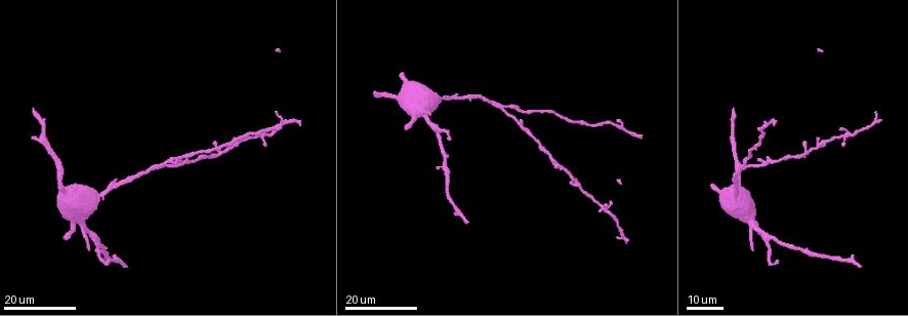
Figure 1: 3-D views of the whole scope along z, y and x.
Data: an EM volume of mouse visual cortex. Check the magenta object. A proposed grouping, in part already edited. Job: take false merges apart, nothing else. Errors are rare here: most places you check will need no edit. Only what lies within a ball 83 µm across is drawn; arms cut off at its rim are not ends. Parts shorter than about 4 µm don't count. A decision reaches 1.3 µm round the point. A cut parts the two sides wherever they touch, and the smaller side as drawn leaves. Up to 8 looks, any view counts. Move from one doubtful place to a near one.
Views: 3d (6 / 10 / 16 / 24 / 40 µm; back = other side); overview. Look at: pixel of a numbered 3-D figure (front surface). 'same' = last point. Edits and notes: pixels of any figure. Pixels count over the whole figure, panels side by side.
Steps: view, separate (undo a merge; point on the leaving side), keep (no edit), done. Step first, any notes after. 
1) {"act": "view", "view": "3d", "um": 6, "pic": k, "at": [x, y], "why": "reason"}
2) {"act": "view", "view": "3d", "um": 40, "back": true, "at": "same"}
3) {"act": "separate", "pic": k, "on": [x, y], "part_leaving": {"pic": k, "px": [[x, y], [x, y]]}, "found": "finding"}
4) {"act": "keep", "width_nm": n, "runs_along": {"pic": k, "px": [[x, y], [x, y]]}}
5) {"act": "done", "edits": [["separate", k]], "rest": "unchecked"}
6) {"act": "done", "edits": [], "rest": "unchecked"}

{"act": "view", "view": "3d", "um": 24, "pic": 1, "at": [95, 241]}

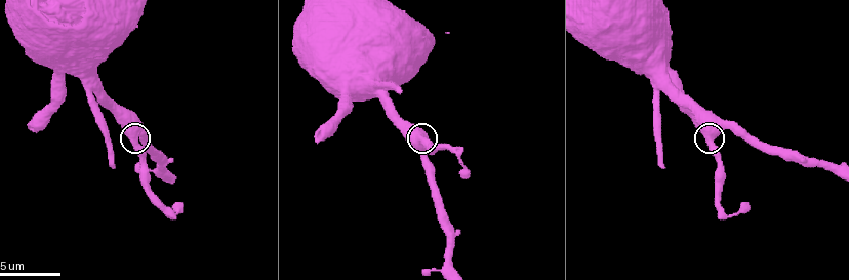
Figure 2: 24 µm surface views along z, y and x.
{"act": "view", "view": "3d", "um": 6, "pic": 2, "at": [713, 137]}

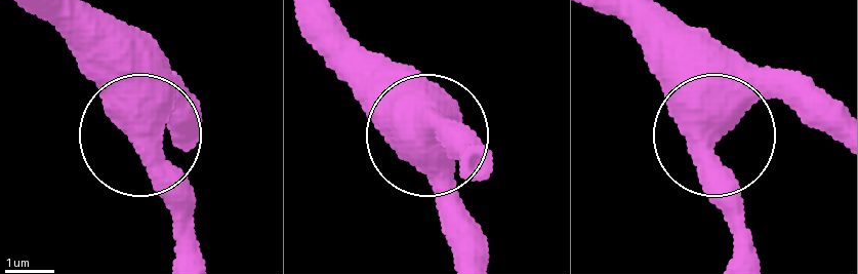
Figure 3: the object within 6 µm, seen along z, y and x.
{"act": "view", "view": "3d", "um": 6, "back": true, "pic": 3, "at": [715, 131]}

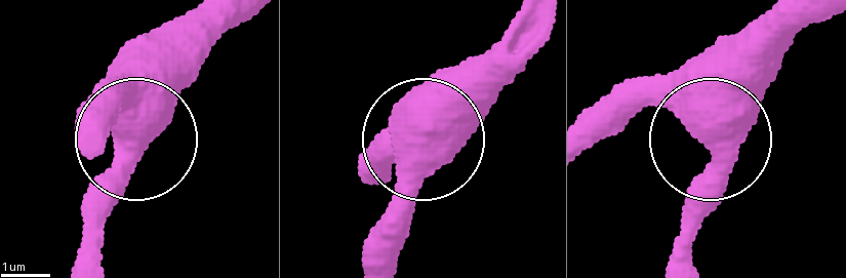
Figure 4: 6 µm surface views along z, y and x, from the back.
{"act": "keep", "runs_along": {"pic": 4, "px": [[813, 21], [720, 144], [691, 266]]}, "found": "one neuron here"}

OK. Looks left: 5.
{"act": "view", "view": "3d", "um": 10, "pic": 2, "at": [664, 89], "why": "arms part here"}

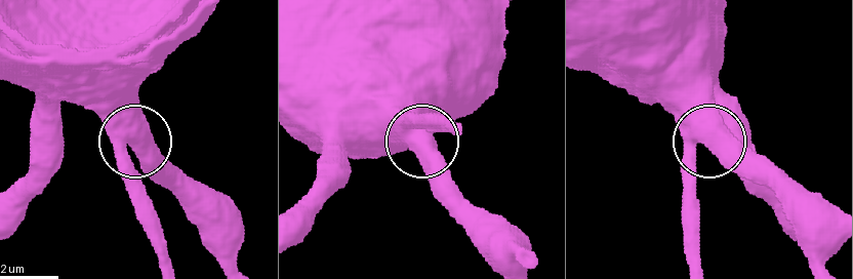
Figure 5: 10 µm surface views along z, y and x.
{"act": "keep", "arms": 3, "runs_along": {"pic": 5, "px": [[127, 44], [127, 125], [135, 142], [127, 176], [135, 218]]}, "found": "all the same neuron"}

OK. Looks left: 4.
{"act": "view", "view": "3d", "um": 16, "pic": 1, "at": [160, 167], "why": "a fork"}

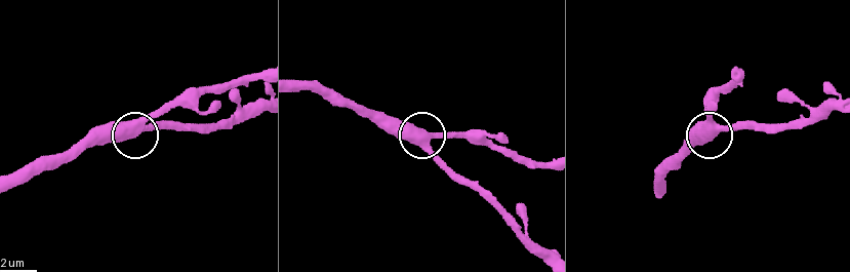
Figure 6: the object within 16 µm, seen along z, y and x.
{"act": "view", "view": "3d", "um": 6, "pic": 6, "at": [425, 143], "why": "closer look"}

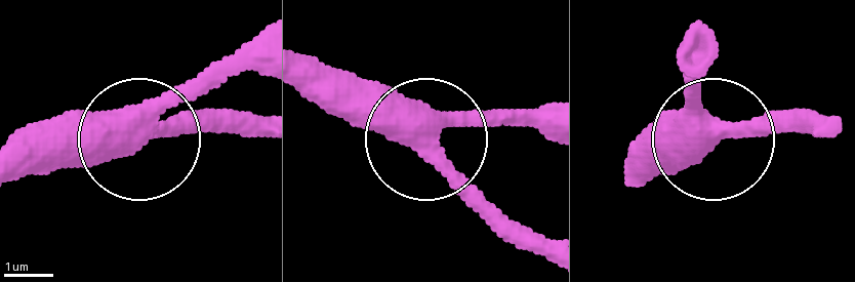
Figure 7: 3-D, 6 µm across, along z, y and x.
{"act": "keep", "side_arm_um": 48, "arms": 3, "found": "one neuron here"}

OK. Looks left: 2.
{"act": "view", "view": "3d", "um": 16, "pic": 1, "at": [847, 131]}

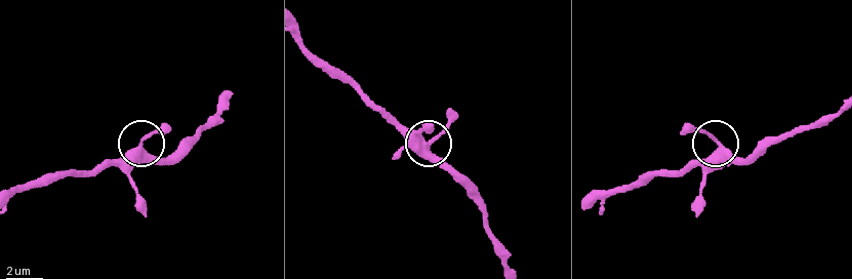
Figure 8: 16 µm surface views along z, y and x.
{"act": "view", "view": "3d", "um": 6, "pic": 8, "at": [721, 143], "why": "zoom in"}

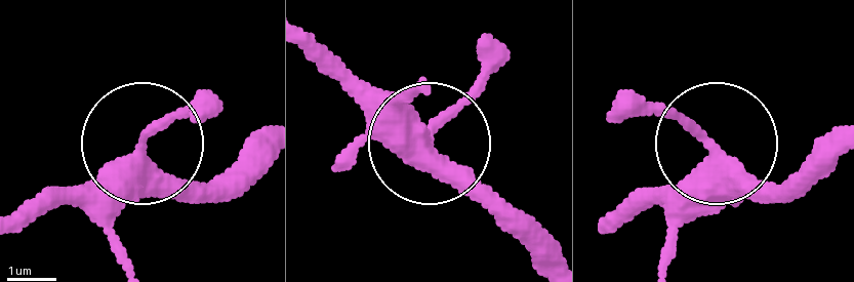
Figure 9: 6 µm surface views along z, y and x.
{"act": "keep", "side_arm_um": 14, "found": "one neuron here"}

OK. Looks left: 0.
{"act": "done", "edits": [], "rest": "unchecked"}

